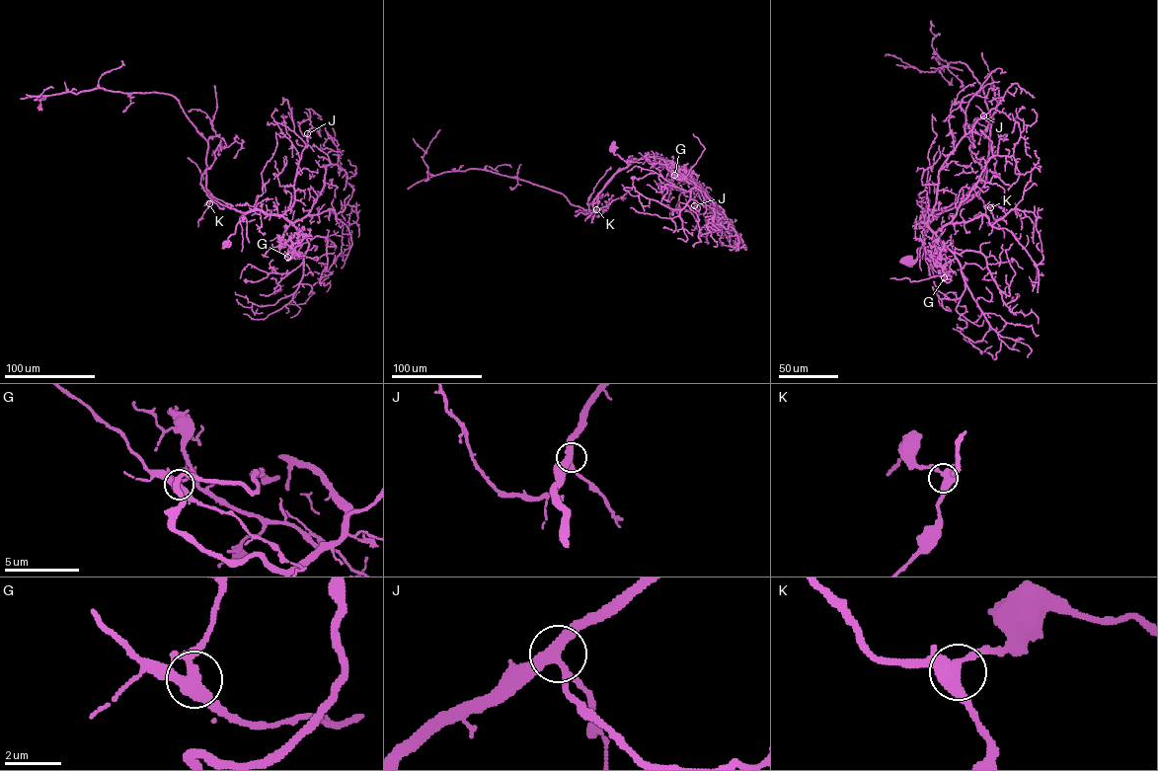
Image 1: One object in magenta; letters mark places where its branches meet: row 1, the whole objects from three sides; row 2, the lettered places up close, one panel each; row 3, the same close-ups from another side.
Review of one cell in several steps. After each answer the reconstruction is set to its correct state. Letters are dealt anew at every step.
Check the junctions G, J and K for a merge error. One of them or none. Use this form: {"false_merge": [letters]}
{"false_merge": ["G"]}

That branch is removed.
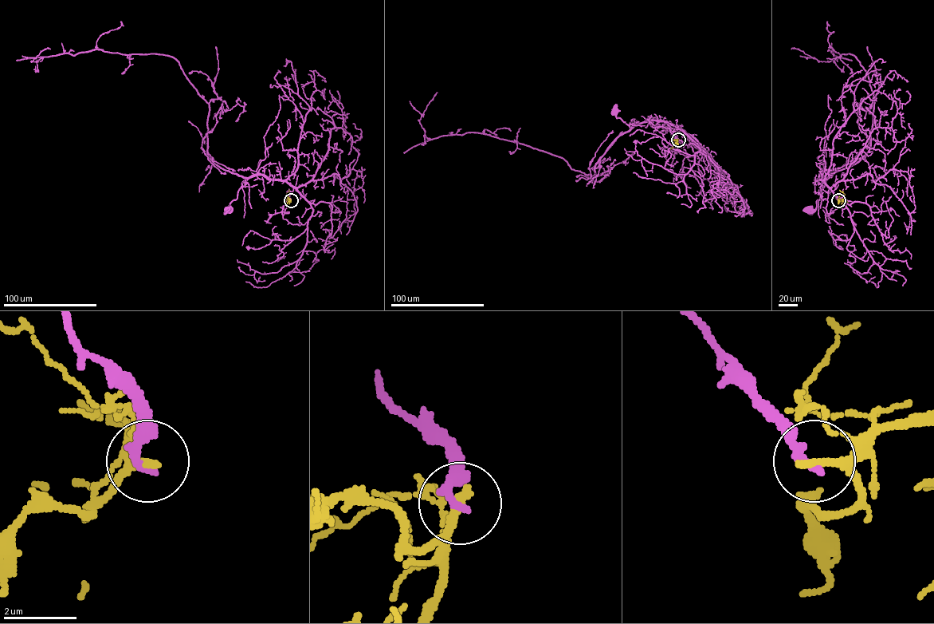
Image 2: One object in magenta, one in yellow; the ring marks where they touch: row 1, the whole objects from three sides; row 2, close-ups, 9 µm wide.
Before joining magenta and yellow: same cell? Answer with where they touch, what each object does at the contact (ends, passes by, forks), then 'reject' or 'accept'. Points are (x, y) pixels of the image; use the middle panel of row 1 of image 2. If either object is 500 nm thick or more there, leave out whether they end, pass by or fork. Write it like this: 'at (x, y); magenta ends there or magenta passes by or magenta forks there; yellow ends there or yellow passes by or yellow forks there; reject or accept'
at (678, 140); magenta ends there; yellow ends there; reject

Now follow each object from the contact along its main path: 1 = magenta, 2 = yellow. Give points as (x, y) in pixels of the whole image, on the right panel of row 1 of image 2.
1: (838, 200), (833, 191), (827, 191), (820, 175), (825, 186), (816, 207), (809, 210)
2: (838, 200), (844, 195), (839, 190)

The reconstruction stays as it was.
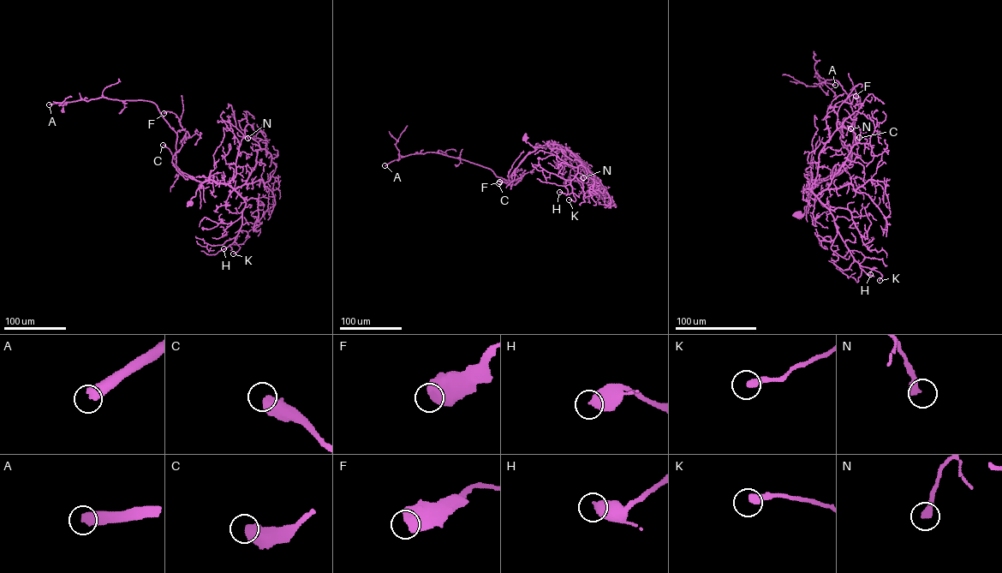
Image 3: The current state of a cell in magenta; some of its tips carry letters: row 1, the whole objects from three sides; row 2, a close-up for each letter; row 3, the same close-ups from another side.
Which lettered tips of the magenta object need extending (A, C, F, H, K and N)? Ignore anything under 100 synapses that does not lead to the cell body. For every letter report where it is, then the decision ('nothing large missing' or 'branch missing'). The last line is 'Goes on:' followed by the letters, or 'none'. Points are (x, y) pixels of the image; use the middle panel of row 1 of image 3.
A: (384, 165) | branch missing
C: (498, 183) | nothing large missing
F: (499, 182) | nothing large missing
H: (559, 192) | nothing large missing
K: (569, 199) | nothing large missing
N: (583, 177) | nothing large missing
Goes on: A

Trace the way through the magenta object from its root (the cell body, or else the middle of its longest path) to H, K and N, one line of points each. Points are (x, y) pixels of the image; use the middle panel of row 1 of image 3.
H: (525, 137), (526, 142), (534, 148), (551, 144), (564, 147), (581, 163), (570, 182), (572, 193), (559, 192)
K: (525, 137), (526, 142), (534, 148), (551, 144), (564, 147), (581, 163), (570, 182), (575, 199), (569, 199)
N: (525, 137), (526, 142), (534, 148), (551, 144), (575, 153), (590, 170), (595, 182), (585, 175), (583, 177)

